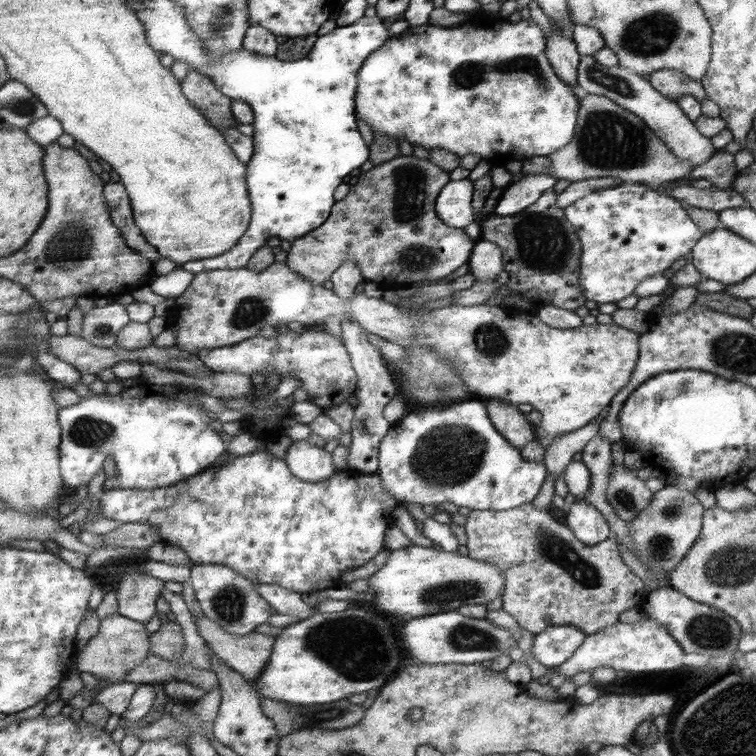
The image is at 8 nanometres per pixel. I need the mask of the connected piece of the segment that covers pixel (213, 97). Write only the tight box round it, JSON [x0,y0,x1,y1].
[181,70,234,131]

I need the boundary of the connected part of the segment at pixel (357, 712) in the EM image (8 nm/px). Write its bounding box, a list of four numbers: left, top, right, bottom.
[261,698,368,739]

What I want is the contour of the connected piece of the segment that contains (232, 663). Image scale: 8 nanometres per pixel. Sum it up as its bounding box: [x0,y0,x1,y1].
[194,616,275,682]

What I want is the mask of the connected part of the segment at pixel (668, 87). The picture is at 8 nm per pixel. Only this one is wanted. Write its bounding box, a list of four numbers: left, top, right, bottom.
[647,70,707,102]

